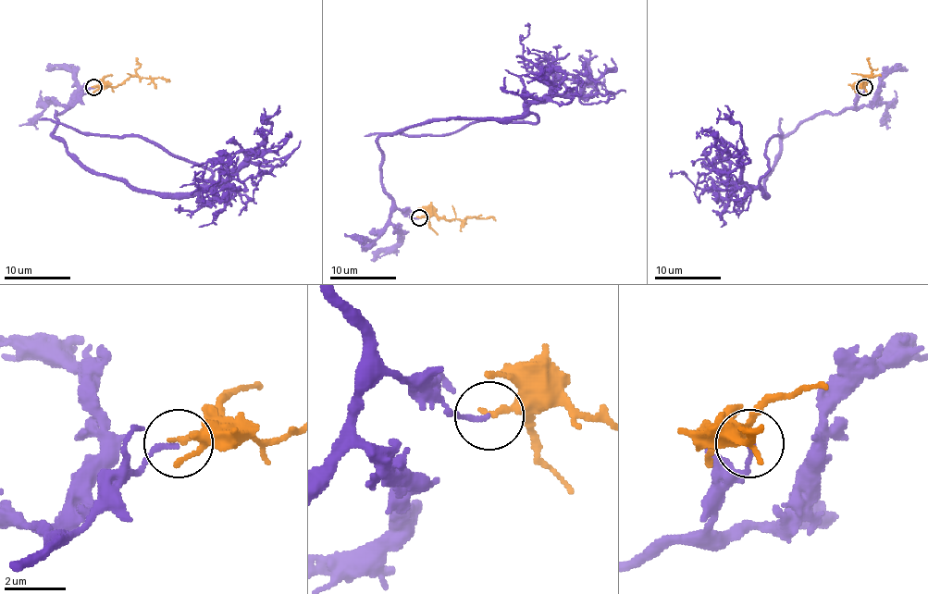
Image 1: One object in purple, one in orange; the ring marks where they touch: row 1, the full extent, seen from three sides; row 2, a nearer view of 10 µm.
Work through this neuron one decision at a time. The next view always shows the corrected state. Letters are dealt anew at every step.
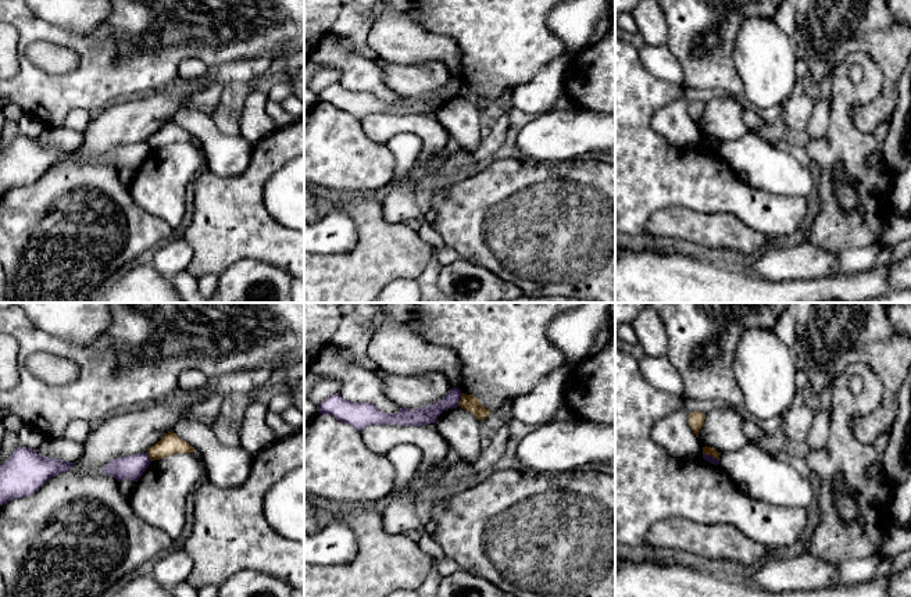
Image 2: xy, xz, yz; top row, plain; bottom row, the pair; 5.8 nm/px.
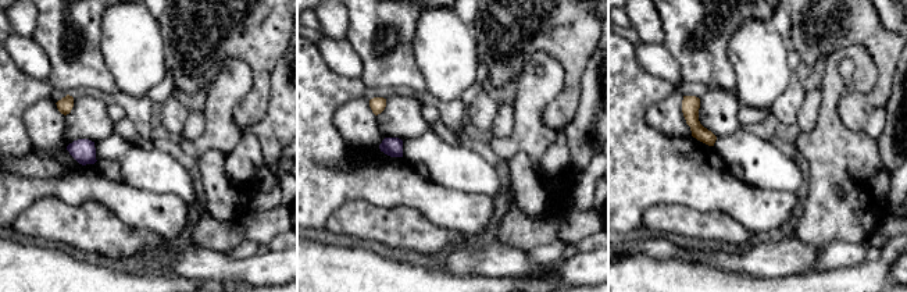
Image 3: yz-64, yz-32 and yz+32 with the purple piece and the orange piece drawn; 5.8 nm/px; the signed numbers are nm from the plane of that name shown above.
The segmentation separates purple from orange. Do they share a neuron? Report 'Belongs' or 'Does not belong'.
Does not belong

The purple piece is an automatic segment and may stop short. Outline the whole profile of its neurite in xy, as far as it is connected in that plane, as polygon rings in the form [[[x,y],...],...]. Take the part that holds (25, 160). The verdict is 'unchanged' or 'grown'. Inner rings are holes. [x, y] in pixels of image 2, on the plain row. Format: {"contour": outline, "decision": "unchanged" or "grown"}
{"contour": [[[17,136],[0,154],[0,194],[37,180],[53,165],[74,155],[75,151],[42,146],[35,139]]], "decision": "unchanged"}

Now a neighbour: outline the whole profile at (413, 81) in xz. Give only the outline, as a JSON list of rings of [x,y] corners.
[[[378,58],[375,64],[382,72],[385,85],[400,97],[424,97],[442,90],[451,78],[450,71],[440,62],[393,64]]]

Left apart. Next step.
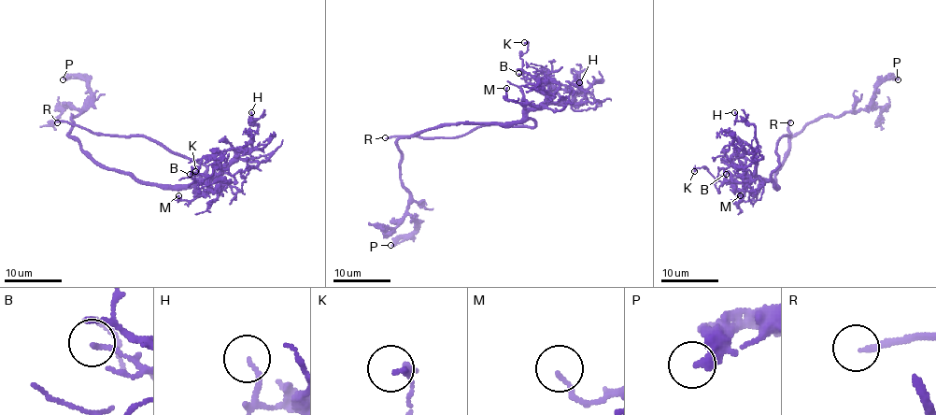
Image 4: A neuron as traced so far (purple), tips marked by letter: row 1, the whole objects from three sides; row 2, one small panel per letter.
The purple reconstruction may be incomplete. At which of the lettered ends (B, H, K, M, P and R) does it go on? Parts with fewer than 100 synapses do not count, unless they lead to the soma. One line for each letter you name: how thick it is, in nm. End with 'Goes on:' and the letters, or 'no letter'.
R: Thickness 180 nm
Goes on: R

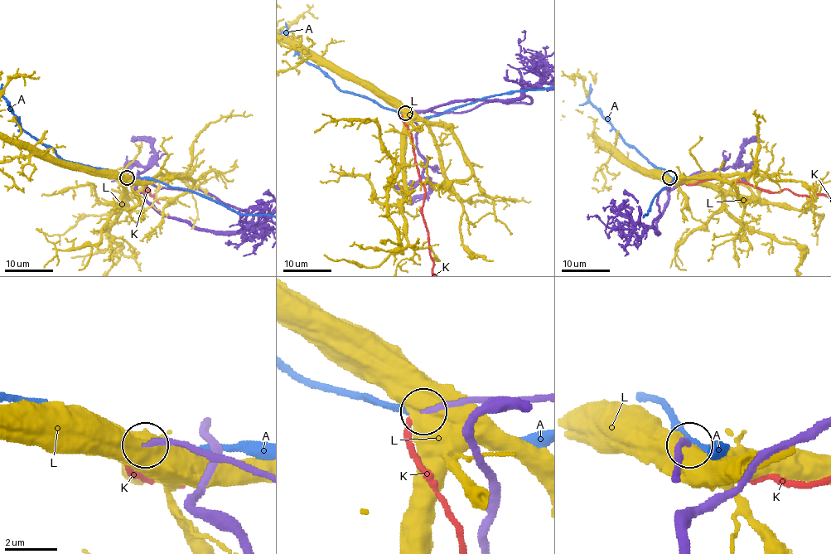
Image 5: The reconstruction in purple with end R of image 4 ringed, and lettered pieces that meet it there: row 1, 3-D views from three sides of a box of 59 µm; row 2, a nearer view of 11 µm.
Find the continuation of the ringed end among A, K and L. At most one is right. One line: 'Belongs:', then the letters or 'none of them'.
Belongs: K

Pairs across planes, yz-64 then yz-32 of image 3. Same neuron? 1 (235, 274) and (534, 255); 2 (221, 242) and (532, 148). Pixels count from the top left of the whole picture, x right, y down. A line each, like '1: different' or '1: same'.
1: different
2: same

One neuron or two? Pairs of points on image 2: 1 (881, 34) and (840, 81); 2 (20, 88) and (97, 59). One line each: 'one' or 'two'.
1: two
2: one

